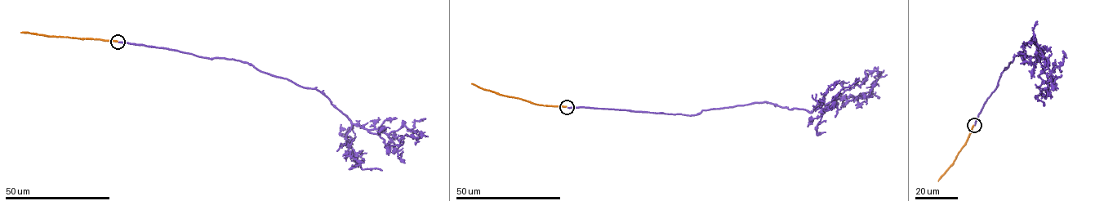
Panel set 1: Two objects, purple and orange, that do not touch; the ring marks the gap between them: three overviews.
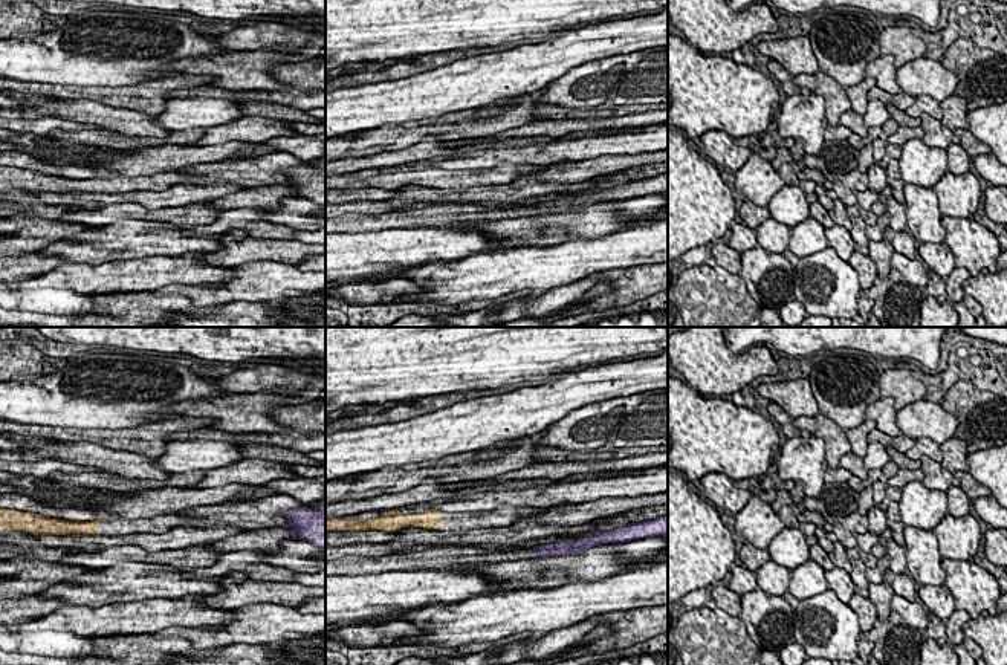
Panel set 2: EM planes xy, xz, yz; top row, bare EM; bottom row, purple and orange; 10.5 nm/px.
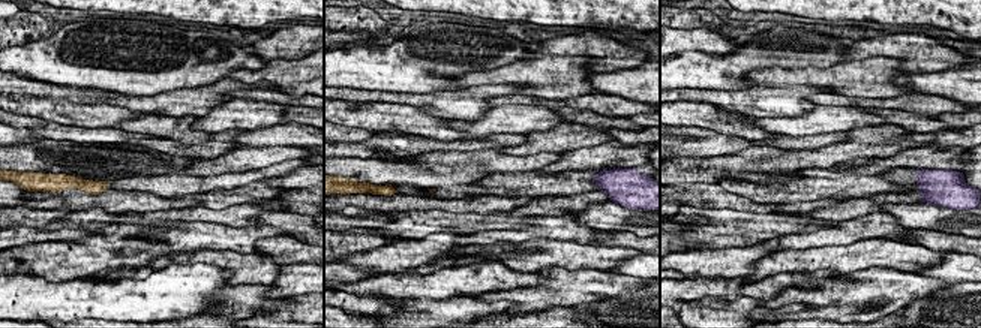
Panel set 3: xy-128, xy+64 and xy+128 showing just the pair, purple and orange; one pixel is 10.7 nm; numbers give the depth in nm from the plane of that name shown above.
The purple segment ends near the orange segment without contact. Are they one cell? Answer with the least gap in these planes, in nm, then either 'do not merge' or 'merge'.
gap 1000 nm; do not merge

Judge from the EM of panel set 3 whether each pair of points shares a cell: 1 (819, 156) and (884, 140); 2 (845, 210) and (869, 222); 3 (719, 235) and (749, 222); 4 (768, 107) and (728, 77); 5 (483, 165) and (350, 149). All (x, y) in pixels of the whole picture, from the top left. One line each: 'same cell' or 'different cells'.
1: same cell
2: different cells
3: same cell
4: different cells
5: different cells

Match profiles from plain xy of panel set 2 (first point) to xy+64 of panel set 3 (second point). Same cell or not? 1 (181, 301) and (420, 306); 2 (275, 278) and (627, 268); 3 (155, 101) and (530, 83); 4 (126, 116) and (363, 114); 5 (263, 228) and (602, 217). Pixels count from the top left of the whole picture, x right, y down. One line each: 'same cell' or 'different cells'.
1: same cell
2: different cells
3: different cells
4: same cell
5: different cells

